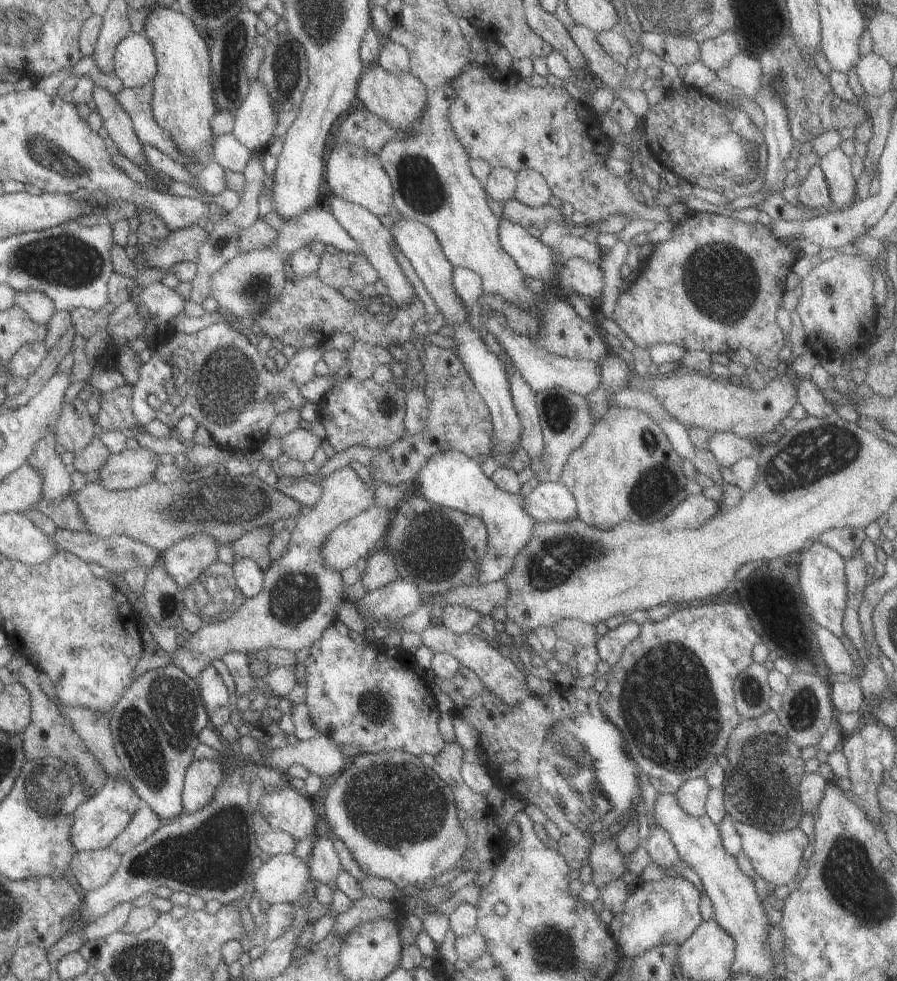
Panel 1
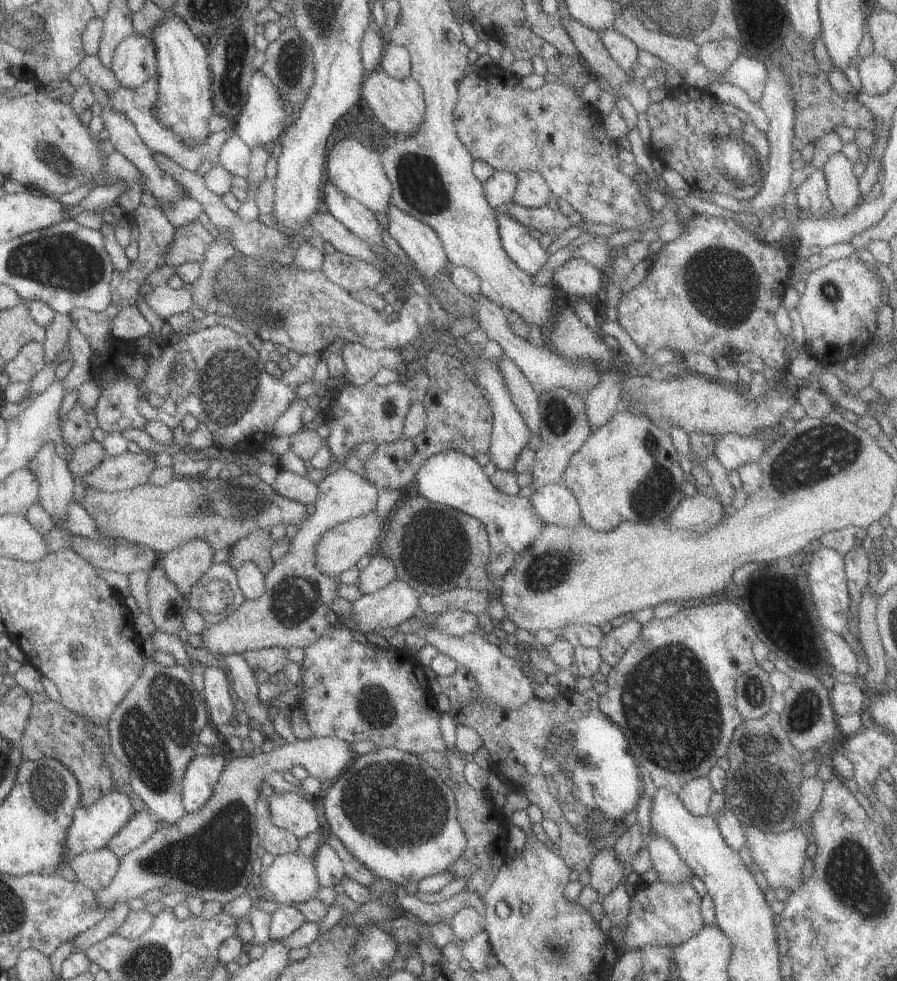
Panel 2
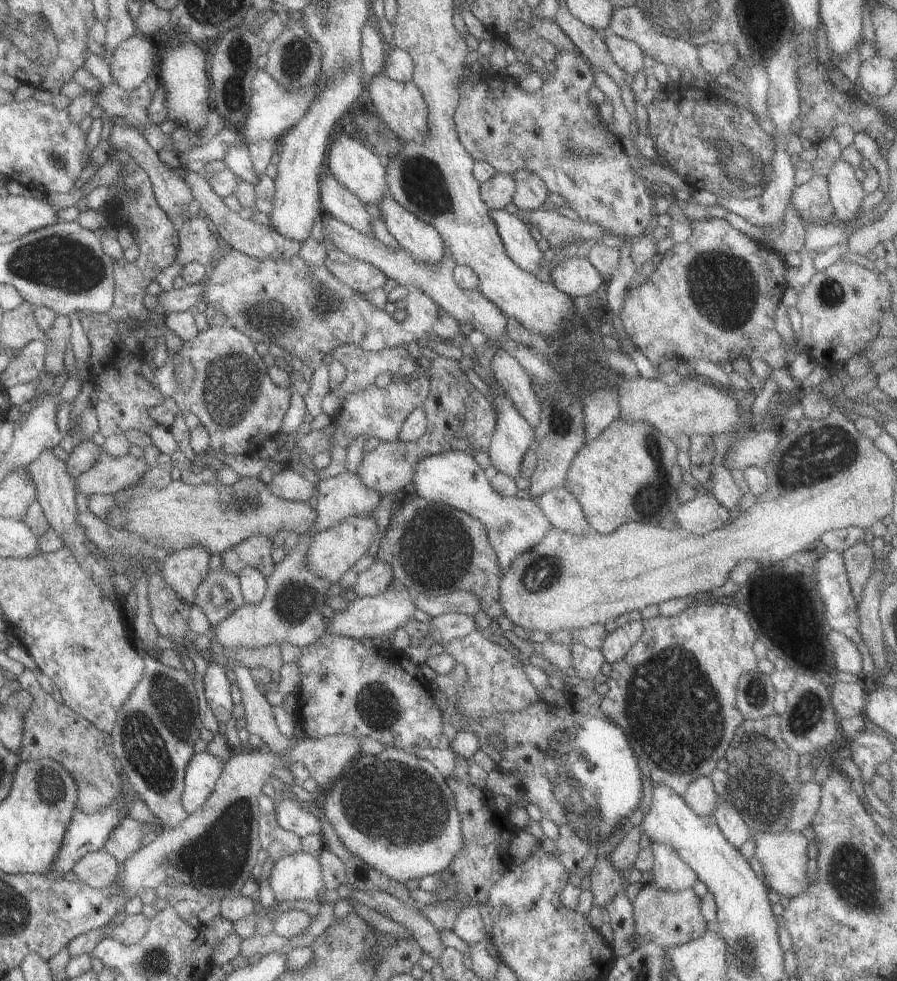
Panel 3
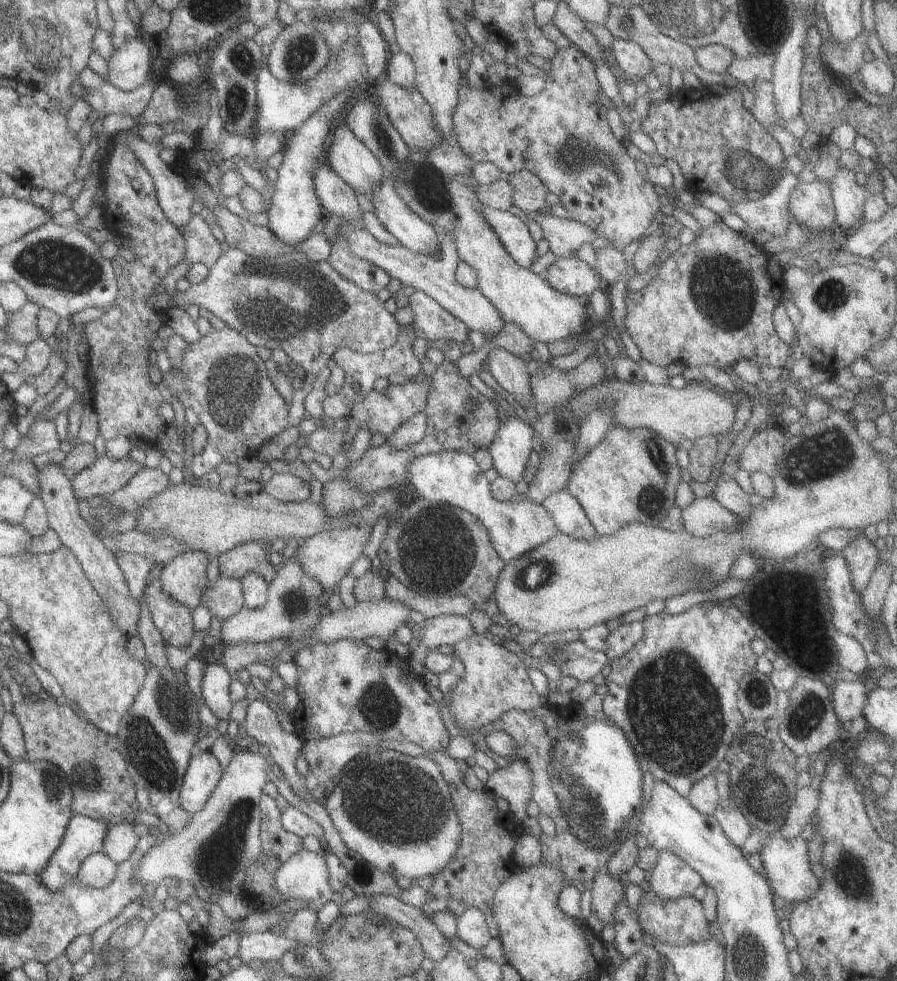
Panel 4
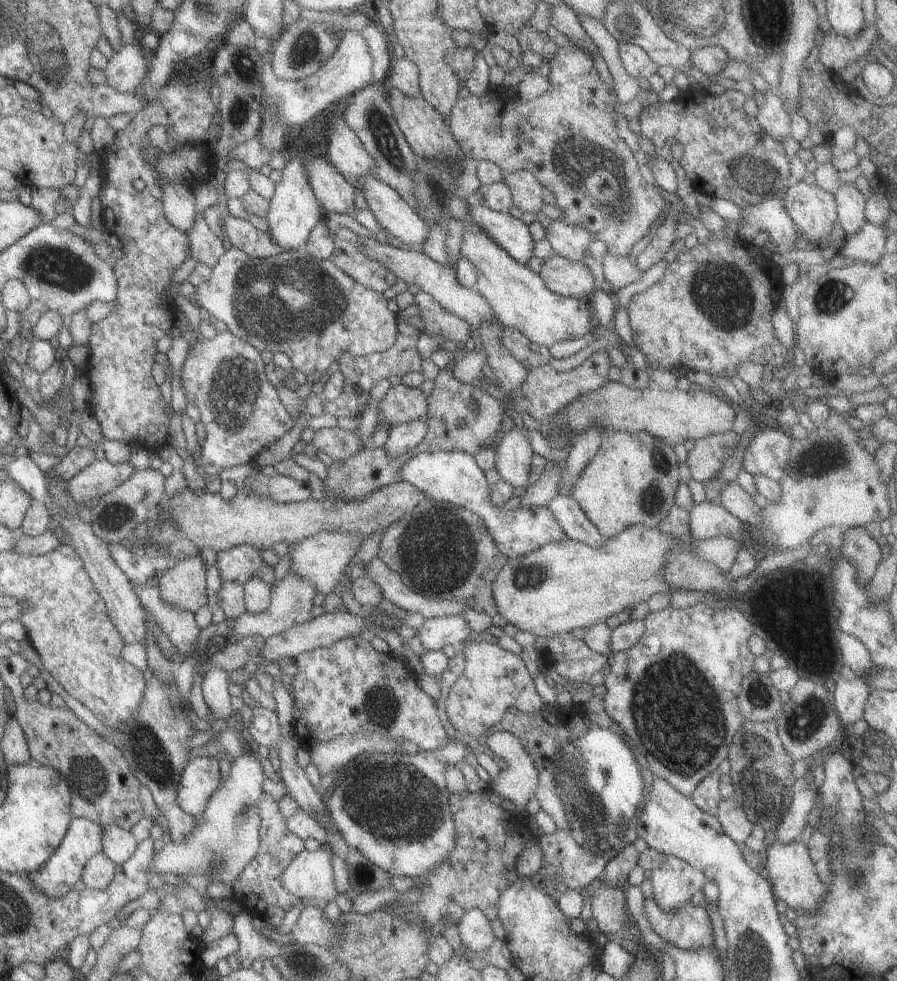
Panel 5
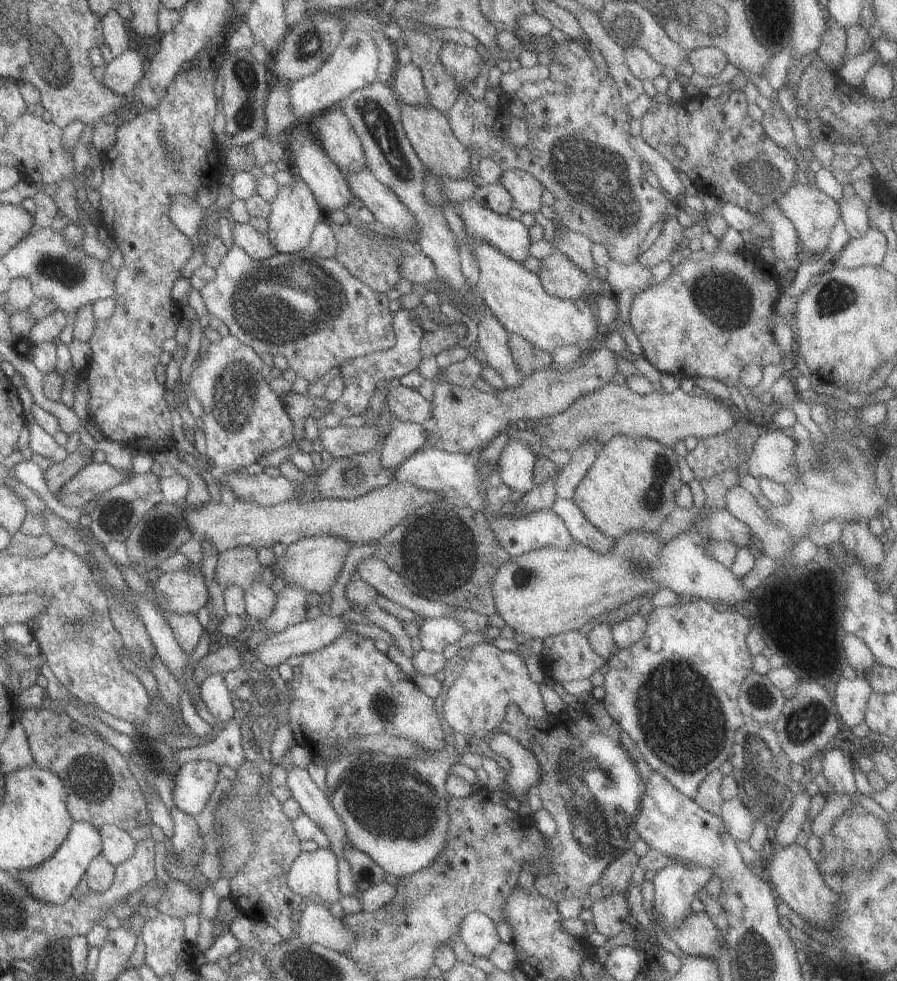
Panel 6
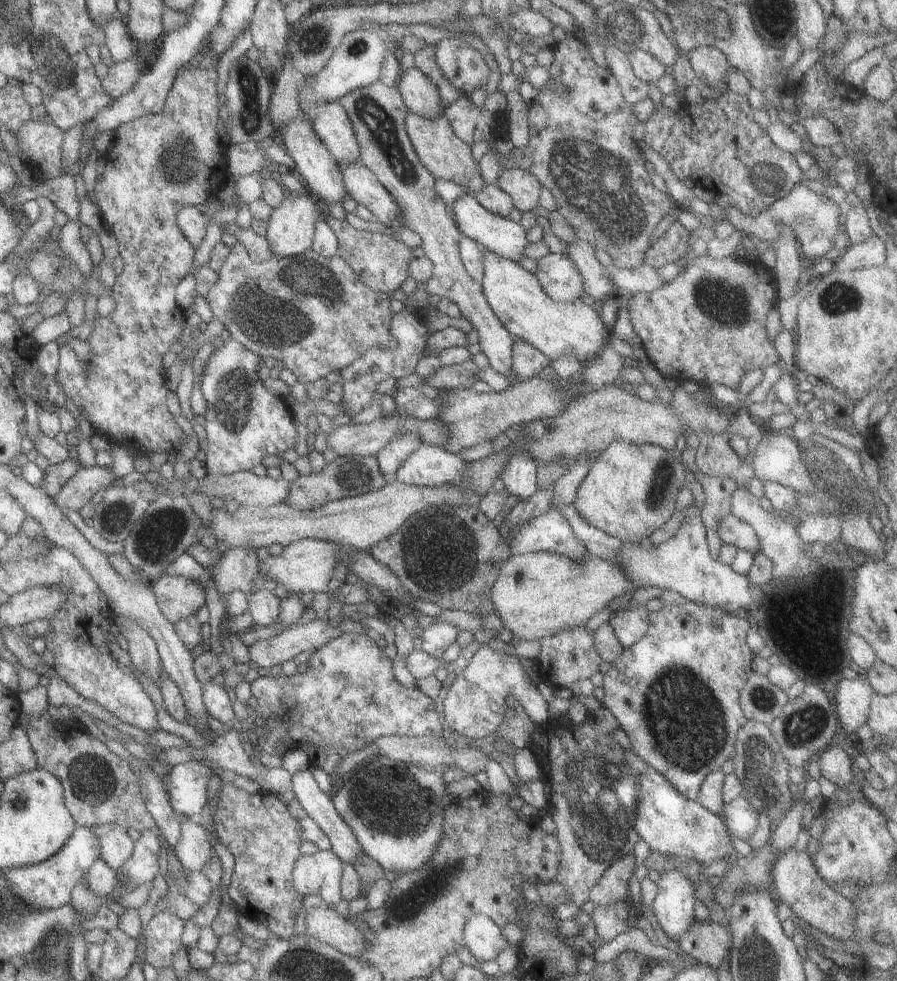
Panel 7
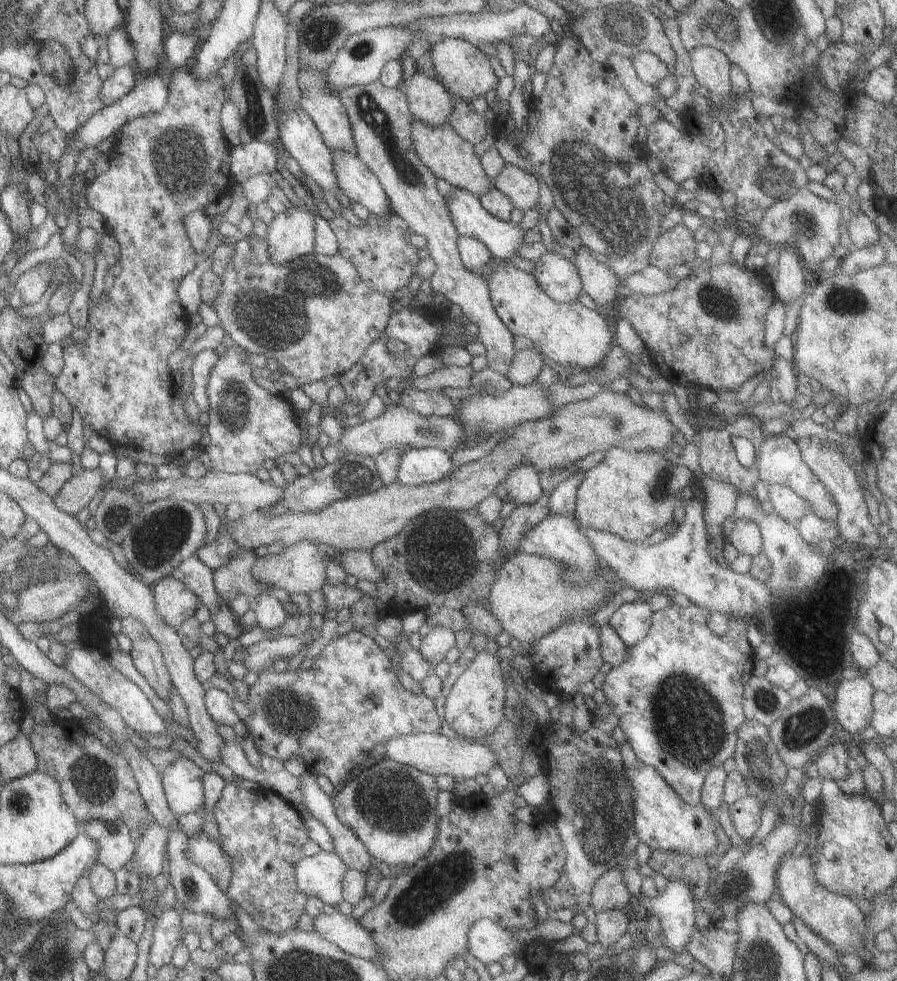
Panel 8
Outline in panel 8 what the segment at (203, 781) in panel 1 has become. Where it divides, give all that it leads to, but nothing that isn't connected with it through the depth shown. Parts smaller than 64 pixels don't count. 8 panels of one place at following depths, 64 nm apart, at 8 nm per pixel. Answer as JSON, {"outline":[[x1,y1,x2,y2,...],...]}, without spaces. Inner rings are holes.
{"outline":[[178,758,161,771,163,792,176,818,198,812,205,803,204,772,188,758]]}

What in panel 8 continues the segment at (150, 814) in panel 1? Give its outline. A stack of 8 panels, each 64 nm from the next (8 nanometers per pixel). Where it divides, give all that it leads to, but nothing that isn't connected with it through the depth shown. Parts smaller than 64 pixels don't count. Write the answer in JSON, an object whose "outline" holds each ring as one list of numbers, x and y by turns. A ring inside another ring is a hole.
{"outline":[[94,820,83,825,82,831,98,842,96,862,114,873,123,868,134,855,136,845,132,842,129,829,120,820]]}

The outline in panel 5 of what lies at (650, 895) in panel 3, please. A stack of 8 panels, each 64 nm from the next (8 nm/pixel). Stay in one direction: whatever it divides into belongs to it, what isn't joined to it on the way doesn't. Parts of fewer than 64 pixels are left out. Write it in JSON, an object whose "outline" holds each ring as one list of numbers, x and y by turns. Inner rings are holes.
{"outline":[[648,898,644,912,654,932,671,945,681,949,715,948,715,932,706,908,688,901,669,913]]}

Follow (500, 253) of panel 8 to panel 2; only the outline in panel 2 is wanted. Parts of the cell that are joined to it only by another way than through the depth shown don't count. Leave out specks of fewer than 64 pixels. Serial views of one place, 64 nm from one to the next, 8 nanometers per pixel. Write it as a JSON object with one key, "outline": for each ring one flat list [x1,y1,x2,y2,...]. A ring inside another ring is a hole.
{"outline":[[508,214,495,216,499,224,499,235,502,246,514,264,531,277,540,272,544,264,549,263,550,254,538,239,530,235,529,228,520,224]]}

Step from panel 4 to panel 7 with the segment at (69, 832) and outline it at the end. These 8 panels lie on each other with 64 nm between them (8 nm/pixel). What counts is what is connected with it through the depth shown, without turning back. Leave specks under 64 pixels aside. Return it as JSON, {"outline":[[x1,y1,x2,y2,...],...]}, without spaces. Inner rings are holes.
{"outline":[[77,825,72,836,66,840,66,844,57,854,36,865,2,870,2,874,6,876,10,890,20,898,21,902,26,902,36,910,59,908,70,902,72,890,99,858,100,850,100,840,92,831,92,827]]}

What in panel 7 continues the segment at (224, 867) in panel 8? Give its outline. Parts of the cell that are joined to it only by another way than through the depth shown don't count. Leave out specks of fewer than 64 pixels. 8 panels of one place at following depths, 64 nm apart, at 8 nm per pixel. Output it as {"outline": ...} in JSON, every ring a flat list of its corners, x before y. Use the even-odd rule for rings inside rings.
{"outline":[[177,814,180,824,180,840,174,844,174,854,186,870,201,870,214,854,215,849,208,841,208,833,194,817]]}

